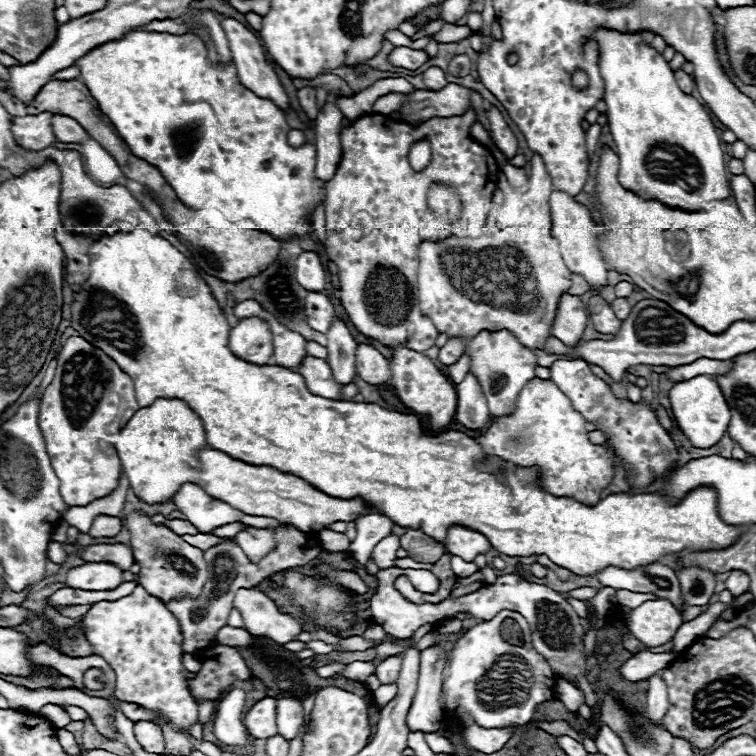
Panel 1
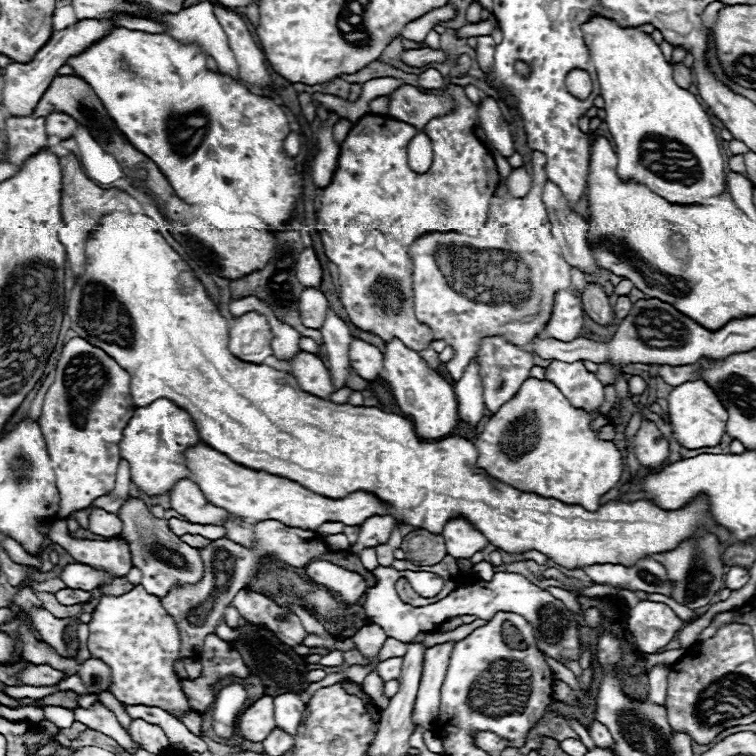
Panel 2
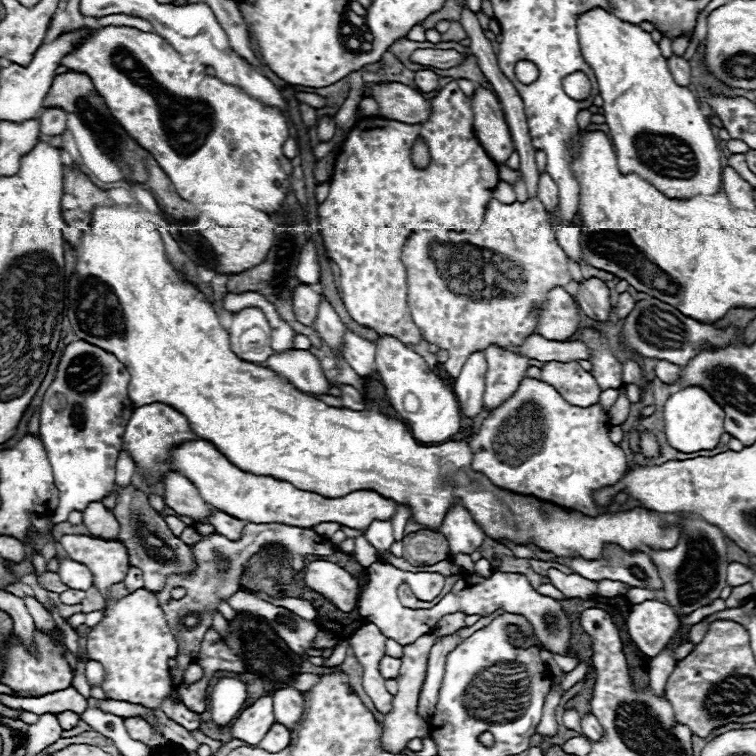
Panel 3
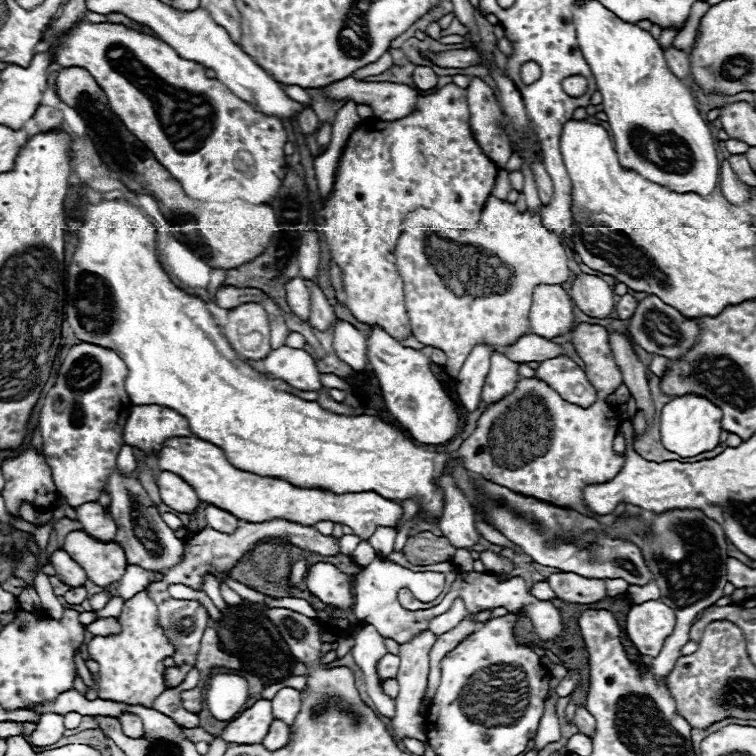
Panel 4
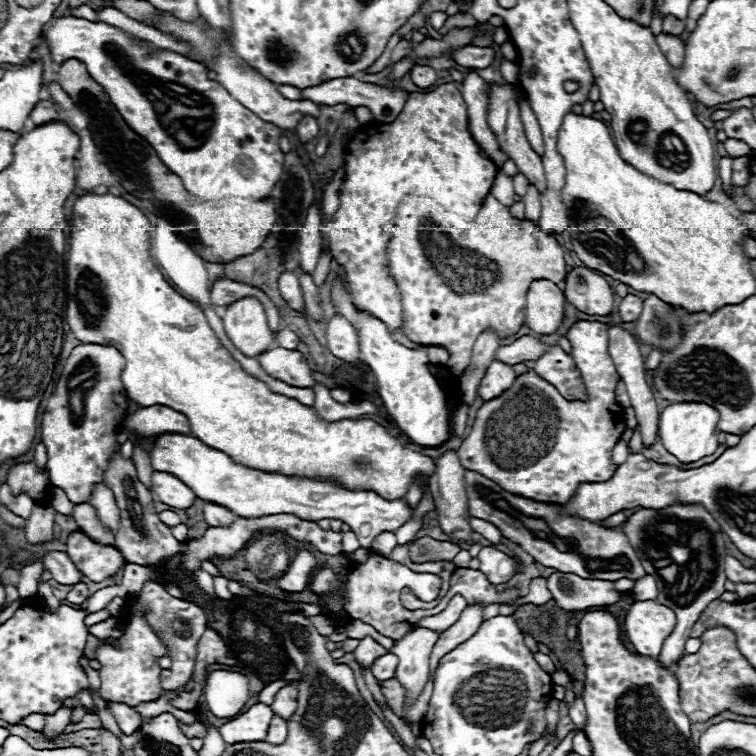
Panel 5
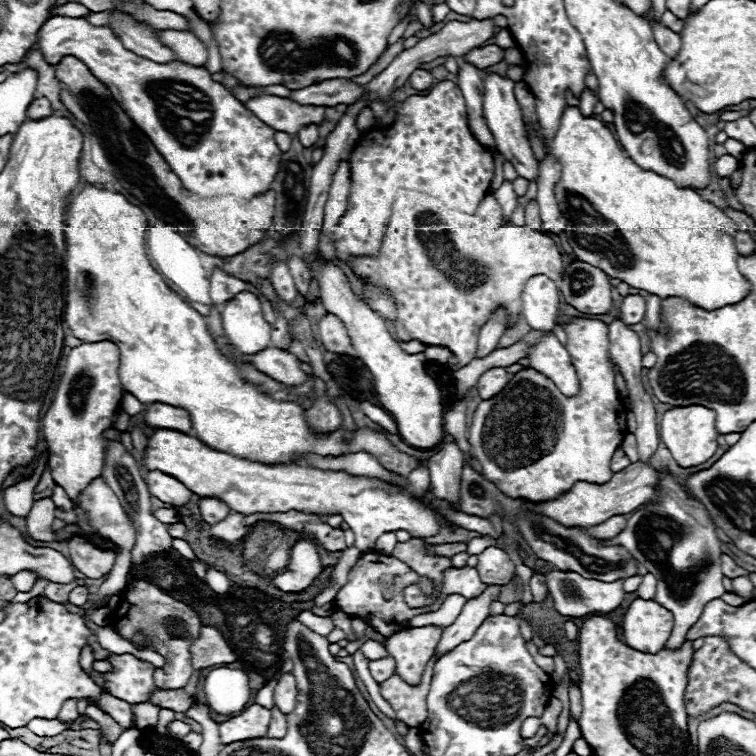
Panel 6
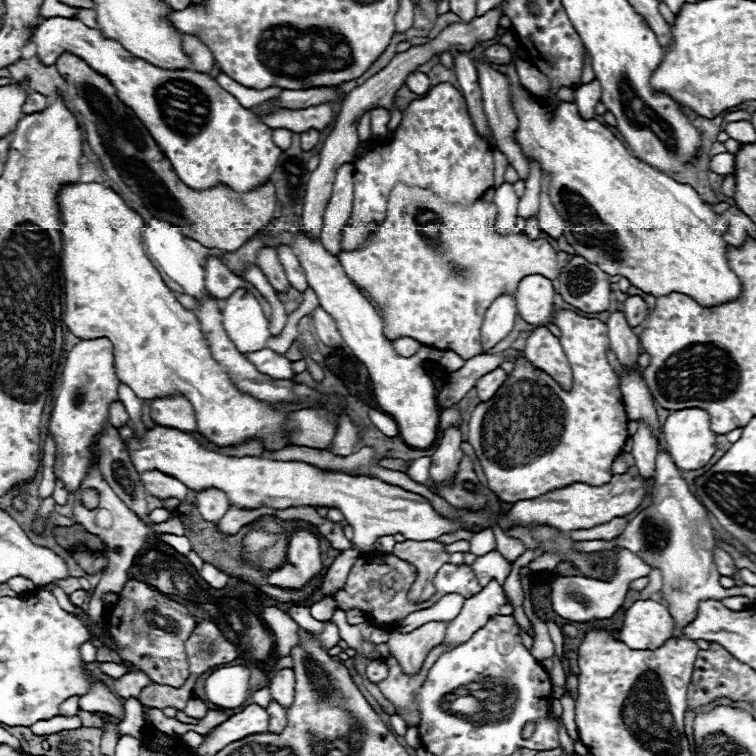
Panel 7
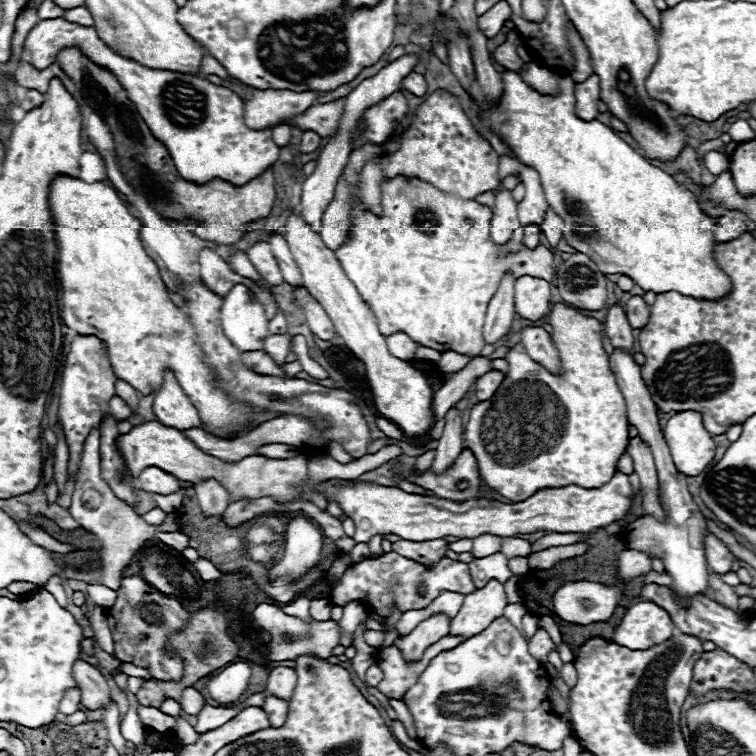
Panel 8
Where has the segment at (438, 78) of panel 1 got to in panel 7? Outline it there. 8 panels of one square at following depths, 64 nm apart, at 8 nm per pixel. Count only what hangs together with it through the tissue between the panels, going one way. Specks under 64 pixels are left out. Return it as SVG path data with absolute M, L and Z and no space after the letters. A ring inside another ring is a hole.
M412 72L412 74L406 78L406 86L408 86L414 94L422 96L422 94L426 94L426 92L430 90L430 80L428 80L428 76L422 74L422 72Z

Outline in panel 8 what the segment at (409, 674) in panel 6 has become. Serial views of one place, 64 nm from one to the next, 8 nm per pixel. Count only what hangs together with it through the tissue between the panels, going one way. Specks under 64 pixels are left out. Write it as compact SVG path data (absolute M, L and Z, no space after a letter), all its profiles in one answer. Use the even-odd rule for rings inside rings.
M440 612L436 616L422 620L410 634L400 636L394 644L402 650L406 660L420 660L422 652L430 644L434 644L436 640L446 636L448 632L450 632L450 618Z

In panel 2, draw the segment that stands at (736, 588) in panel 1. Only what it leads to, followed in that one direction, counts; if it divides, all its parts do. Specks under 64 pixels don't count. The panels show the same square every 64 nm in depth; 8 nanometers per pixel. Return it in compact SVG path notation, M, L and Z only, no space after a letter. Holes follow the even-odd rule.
M730 566L728 568L728 574L726 574L726 588L730 590L738 590L742 588L750 578L750 572L746 568L740 568L740 566Z

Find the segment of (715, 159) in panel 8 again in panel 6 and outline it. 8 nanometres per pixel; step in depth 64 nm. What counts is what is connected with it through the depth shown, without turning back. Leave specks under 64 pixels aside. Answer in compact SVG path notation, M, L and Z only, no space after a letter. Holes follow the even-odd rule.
M724 154L720 158L716 158L714 162L714 172L722 178L730 178L734 174L734 164L730 162L730 154Z

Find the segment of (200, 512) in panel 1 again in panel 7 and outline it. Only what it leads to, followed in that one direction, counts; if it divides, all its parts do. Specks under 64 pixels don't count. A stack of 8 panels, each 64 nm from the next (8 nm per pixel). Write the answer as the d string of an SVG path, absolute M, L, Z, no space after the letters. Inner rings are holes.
M146 470L140 474L140 480L142 480L146 492L156 498L178 498L182 502L188 492L188 488L180 480L176 480L174 476L168 476L160 470Z

